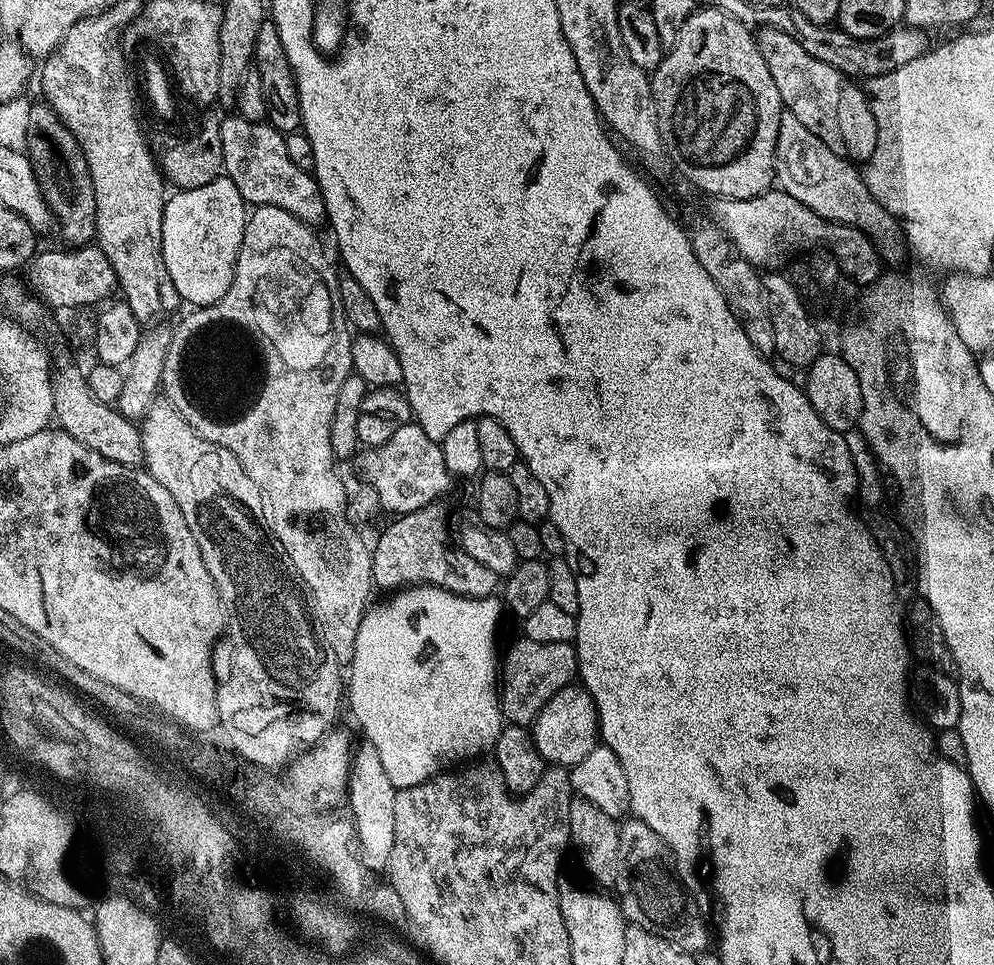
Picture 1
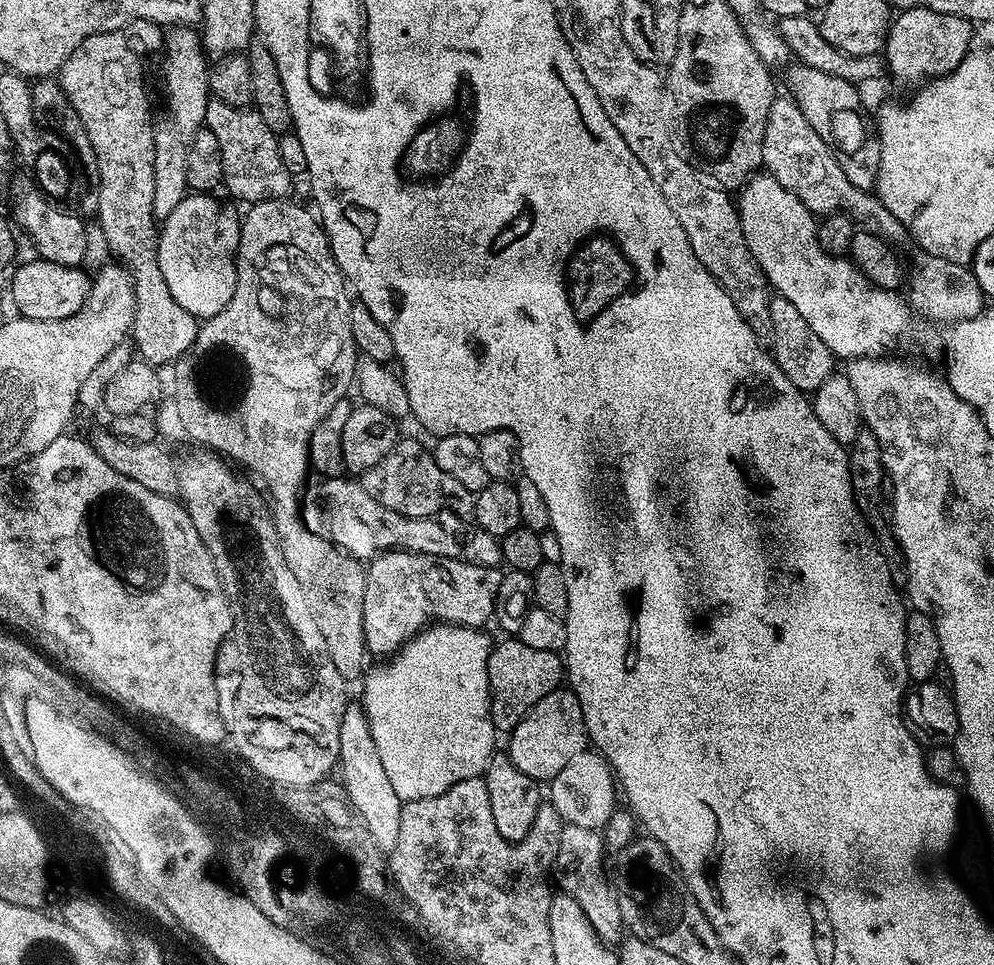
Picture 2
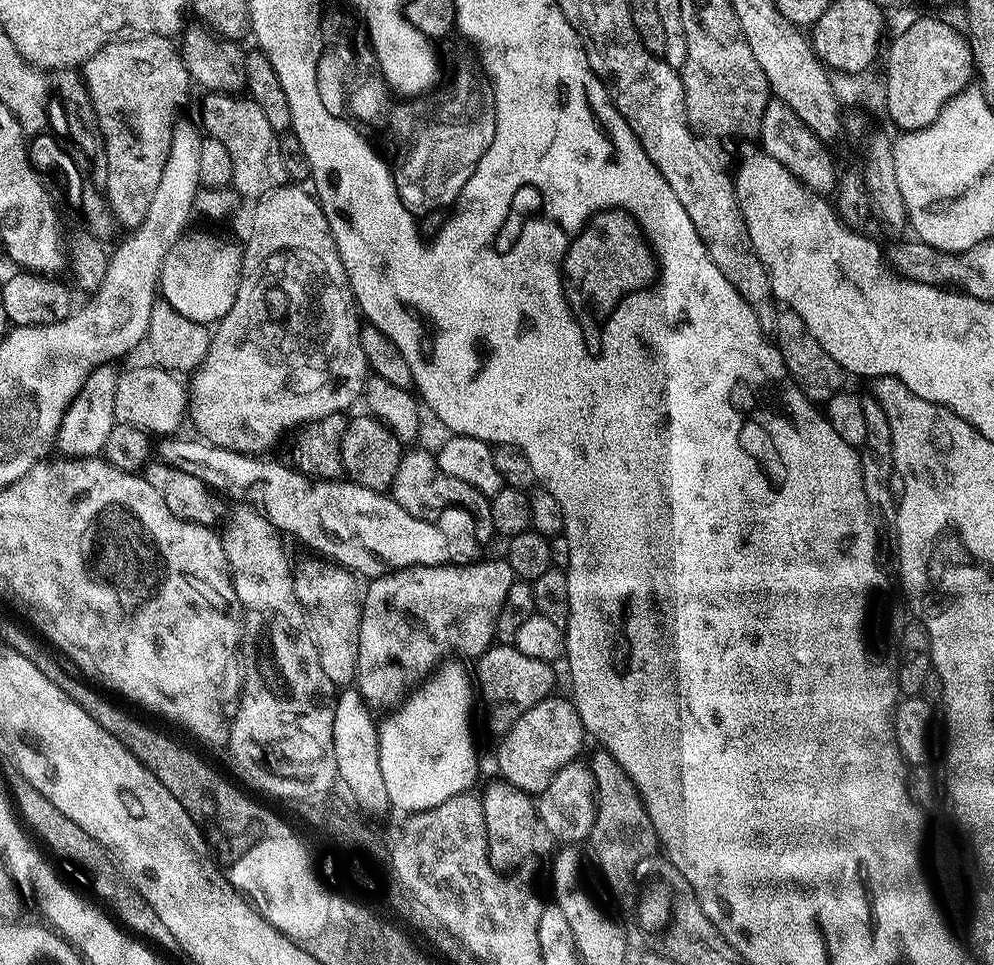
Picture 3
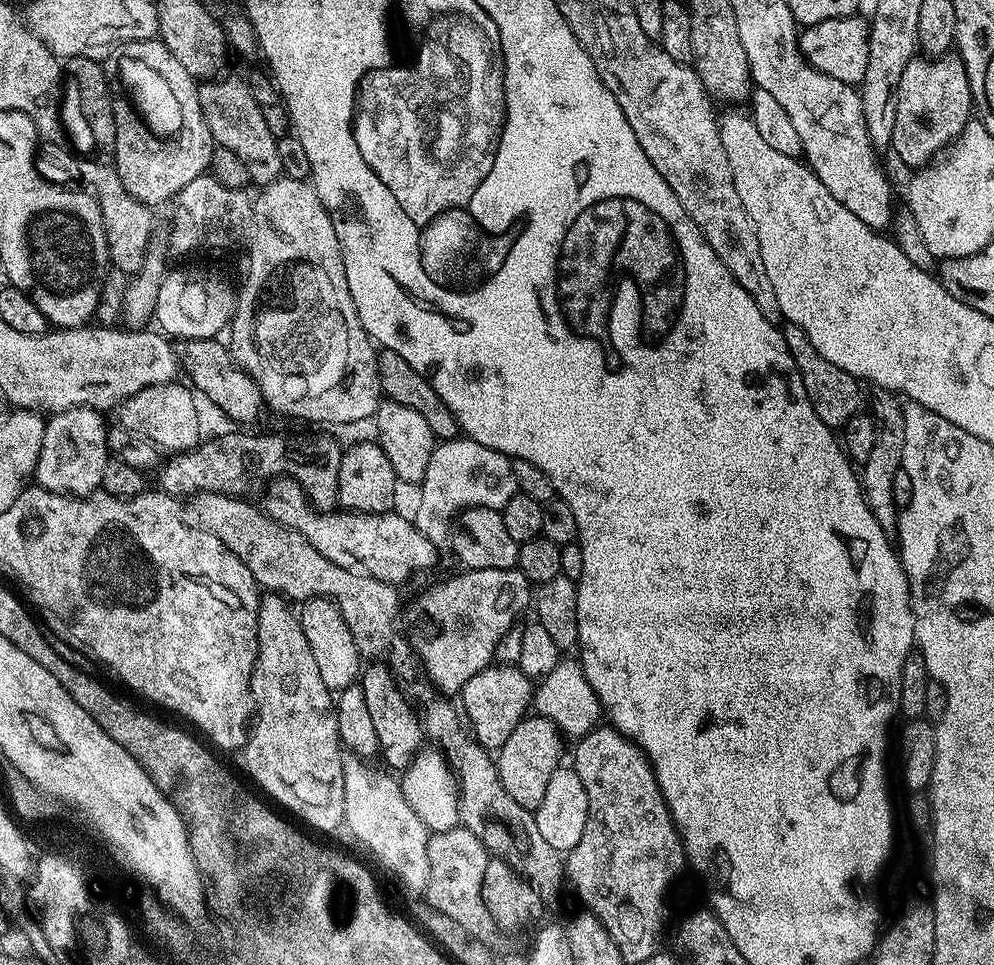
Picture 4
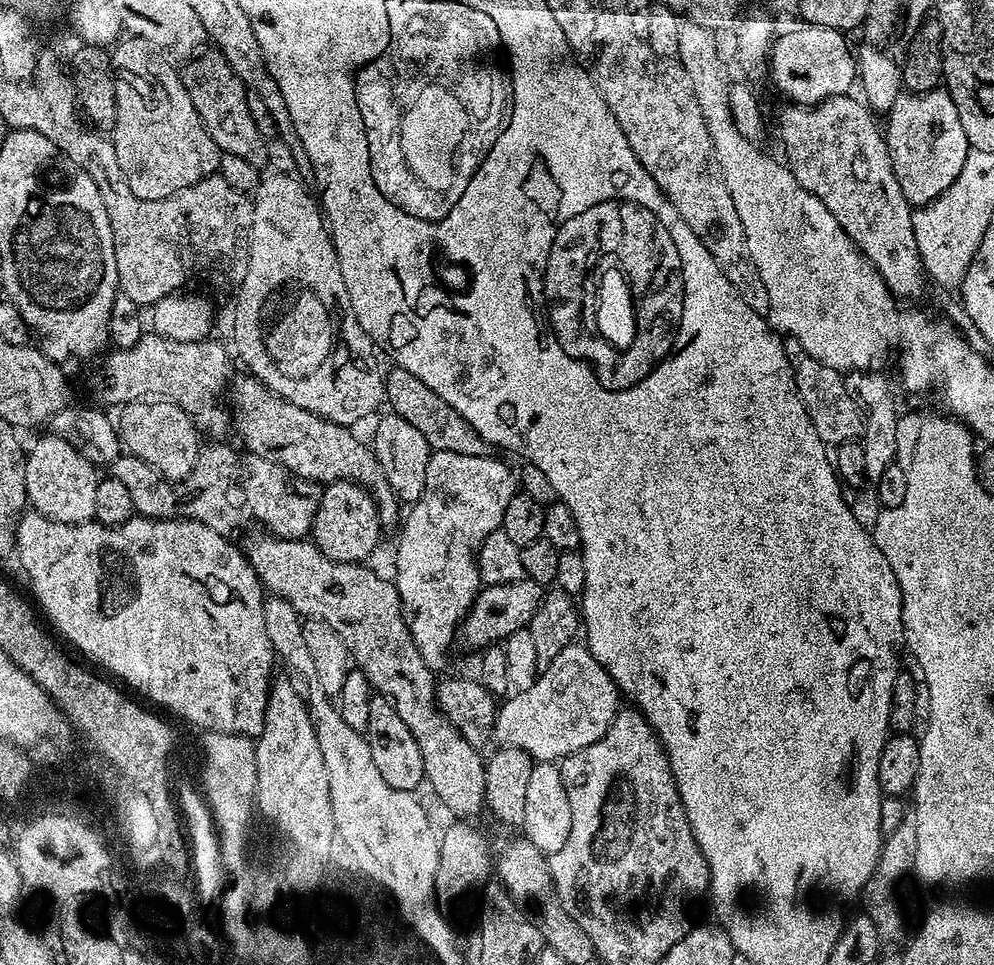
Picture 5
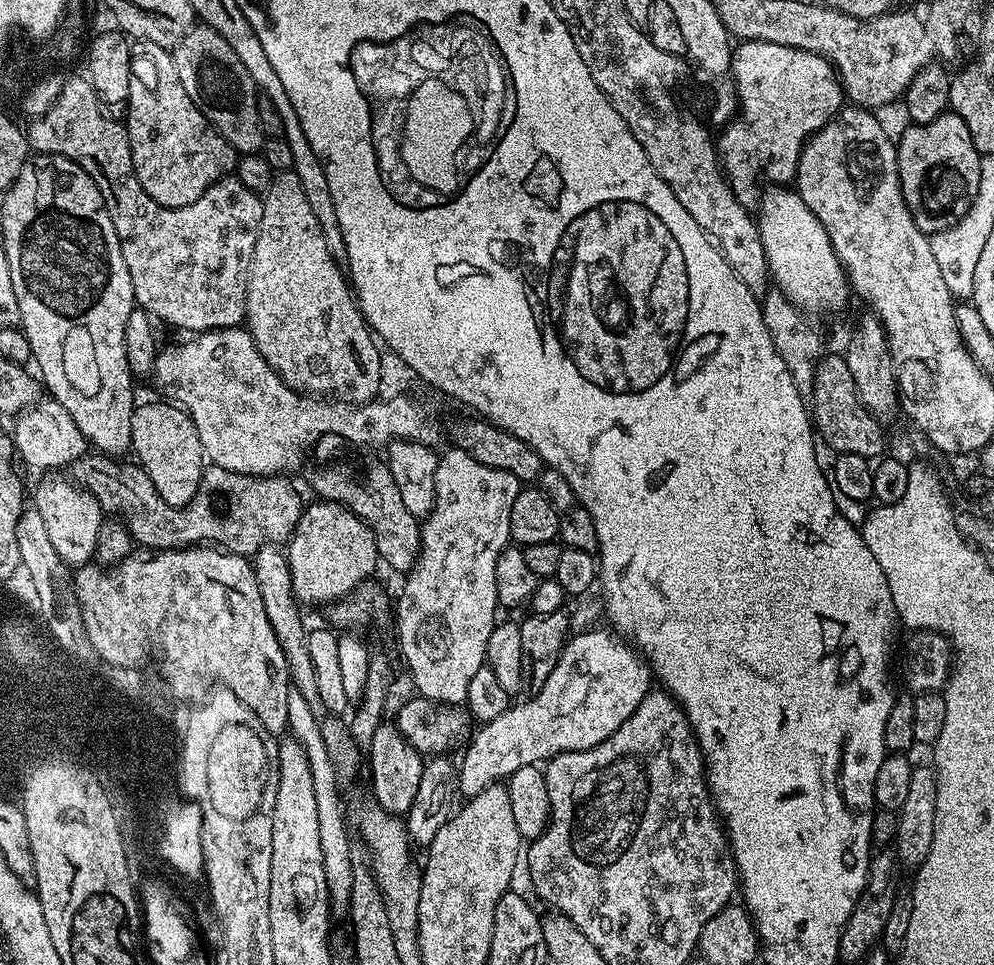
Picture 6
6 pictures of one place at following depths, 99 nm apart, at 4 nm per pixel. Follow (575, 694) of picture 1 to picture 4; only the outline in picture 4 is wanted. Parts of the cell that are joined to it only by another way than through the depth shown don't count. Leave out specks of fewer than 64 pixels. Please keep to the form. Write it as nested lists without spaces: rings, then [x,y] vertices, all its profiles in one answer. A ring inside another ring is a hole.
[[[529,714],[520,721],[518,726],[514,726],[514,734],[510,734],[510,738],[506,738],[506,742],[494,756],[502,786],[506,790],[506,794],[510,794],[510,798],[514,798],[514,802],[533,810],[539,806],[542,802],[542,794],[546,794],[546,786],[550,783],[550,774],[554,774],[554,770],[561,767],[560,755],[564,752],[563,742],[565,743],[562,733],[559,728],[554,726],[554,722],[550,722],[539,714]]]

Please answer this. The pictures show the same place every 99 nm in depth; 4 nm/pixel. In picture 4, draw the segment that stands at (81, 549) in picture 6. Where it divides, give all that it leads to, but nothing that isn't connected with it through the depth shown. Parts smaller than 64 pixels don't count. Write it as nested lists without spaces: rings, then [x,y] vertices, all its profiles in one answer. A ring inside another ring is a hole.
[[[76,407],[66,412],[53,413],[45,421],[42,449],[39,450],[32,475],[39,487],[74,498],[91,495],[101,487],[104,466],[110,459],[108,424],[104,422],[103,416],[95,408]]]

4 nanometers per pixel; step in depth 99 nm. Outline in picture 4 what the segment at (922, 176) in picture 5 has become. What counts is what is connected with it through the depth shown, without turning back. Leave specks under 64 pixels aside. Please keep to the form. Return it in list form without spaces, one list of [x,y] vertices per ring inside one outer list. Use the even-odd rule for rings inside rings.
[[[959,55],[913,58],[898,81],[896,108],[891,151],[912,170],[919,170],[935,161],[955,141],[973,115],[970,82]]]

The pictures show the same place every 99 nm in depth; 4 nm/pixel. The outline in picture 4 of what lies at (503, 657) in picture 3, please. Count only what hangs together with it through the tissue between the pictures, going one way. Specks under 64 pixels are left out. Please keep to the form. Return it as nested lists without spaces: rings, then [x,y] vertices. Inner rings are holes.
[[[493,662],[466,682],[458,700],[474,739],[486,749],[498,750],[514,734],[514,726],[529,715],[534,704],[534,680],[517,665]]]

